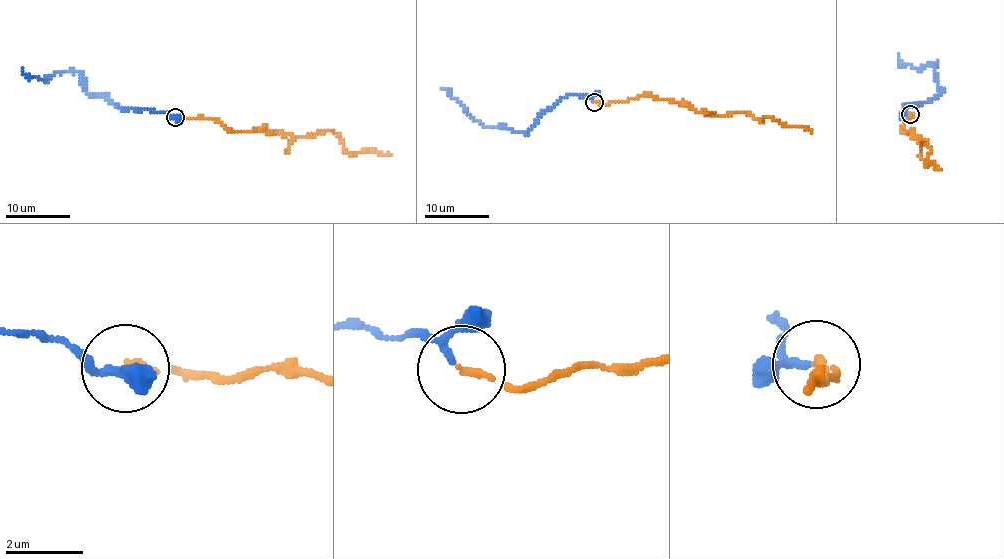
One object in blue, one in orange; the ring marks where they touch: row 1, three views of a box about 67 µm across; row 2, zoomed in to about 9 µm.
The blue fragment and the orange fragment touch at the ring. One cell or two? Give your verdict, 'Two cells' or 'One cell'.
One cell

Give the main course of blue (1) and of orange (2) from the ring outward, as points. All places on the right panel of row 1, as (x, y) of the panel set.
1: (909, 115), (905, 103), (929, 103), (942, 90), (938, 63), (911, 67), (898, 60), (899, 55)
2: (910, 115), (903, 132), (919, 136), (930, 147), (925, 164), (933, 162), (935, 168), (942, 168)

